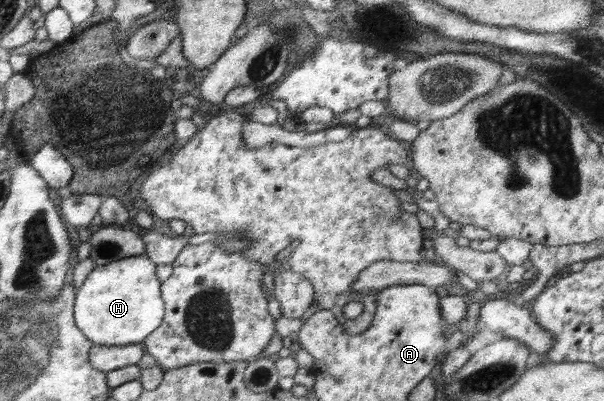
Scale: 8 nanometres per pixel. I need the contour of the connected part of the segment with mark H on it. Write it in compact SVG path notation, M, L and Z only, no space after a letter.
M137 255L95 267L76 292L75 321L77 328L94 343L105 346L137 344L147 340L164 320L163 282L159 280L157 266L145 255Z

